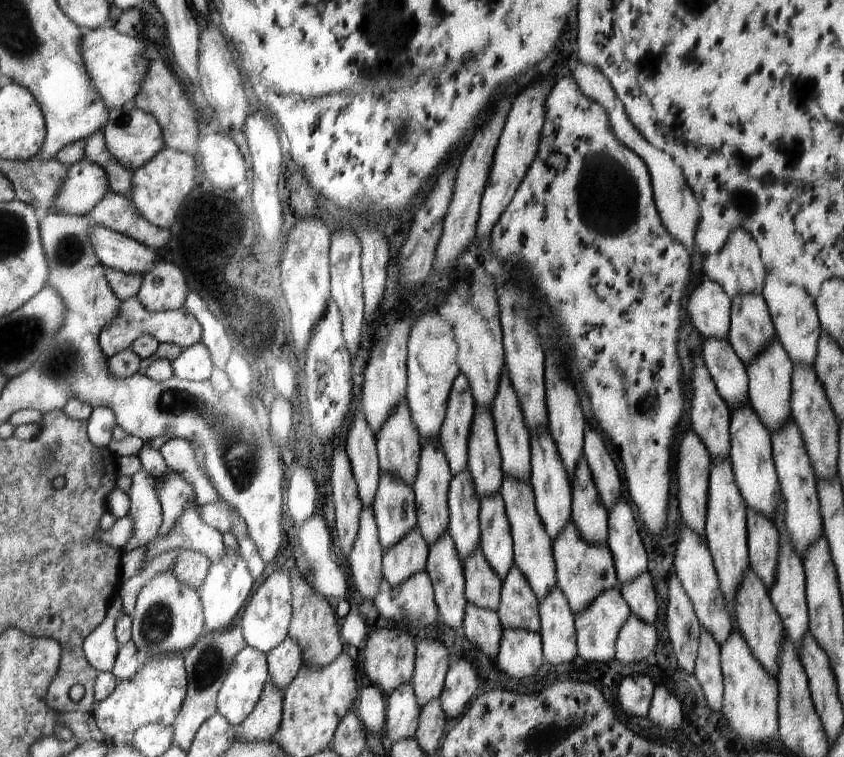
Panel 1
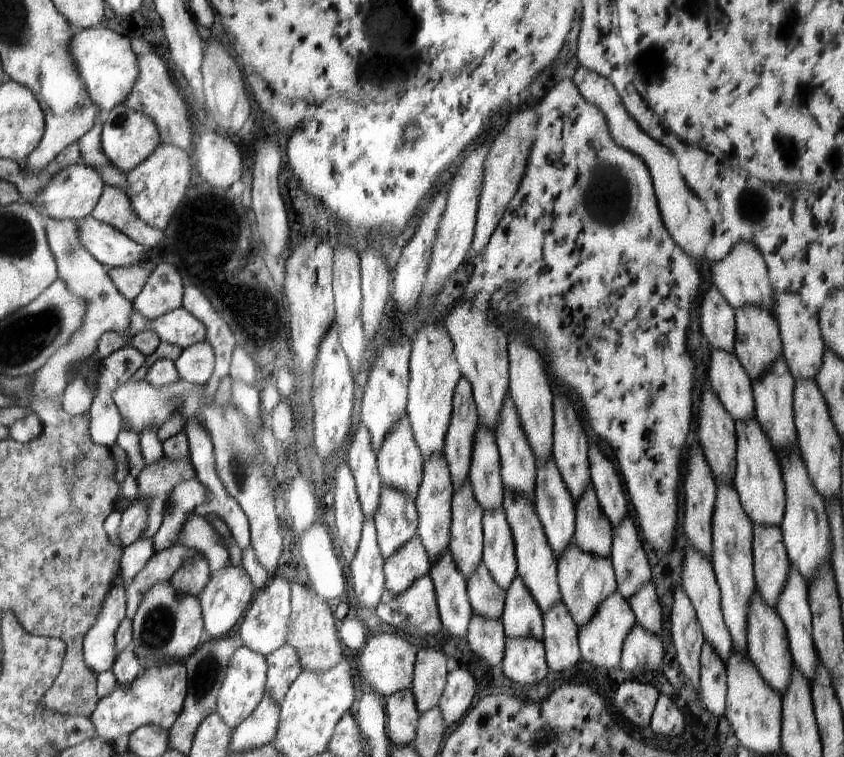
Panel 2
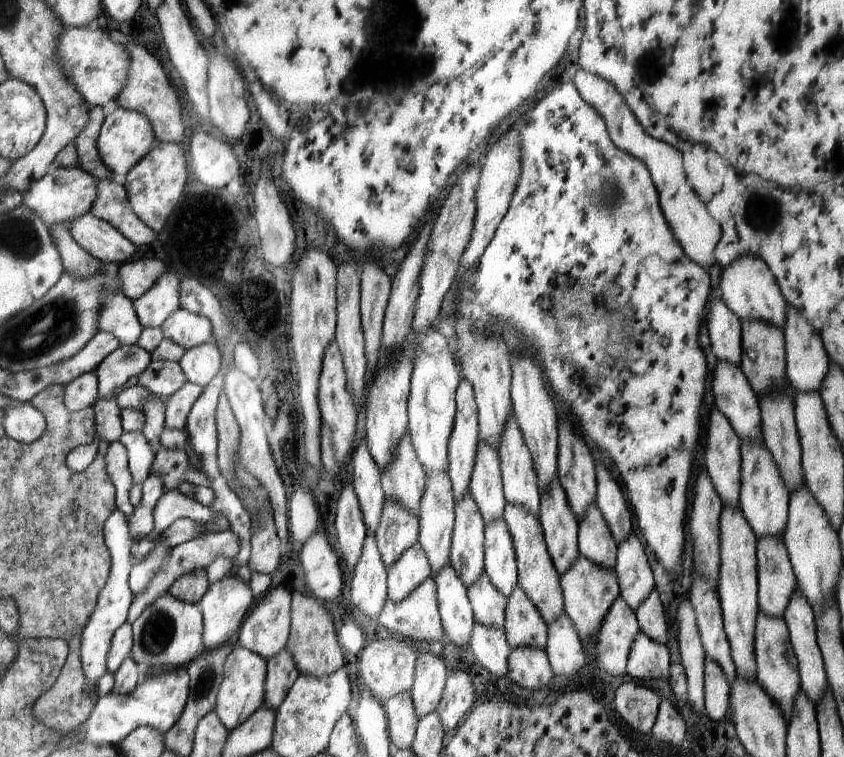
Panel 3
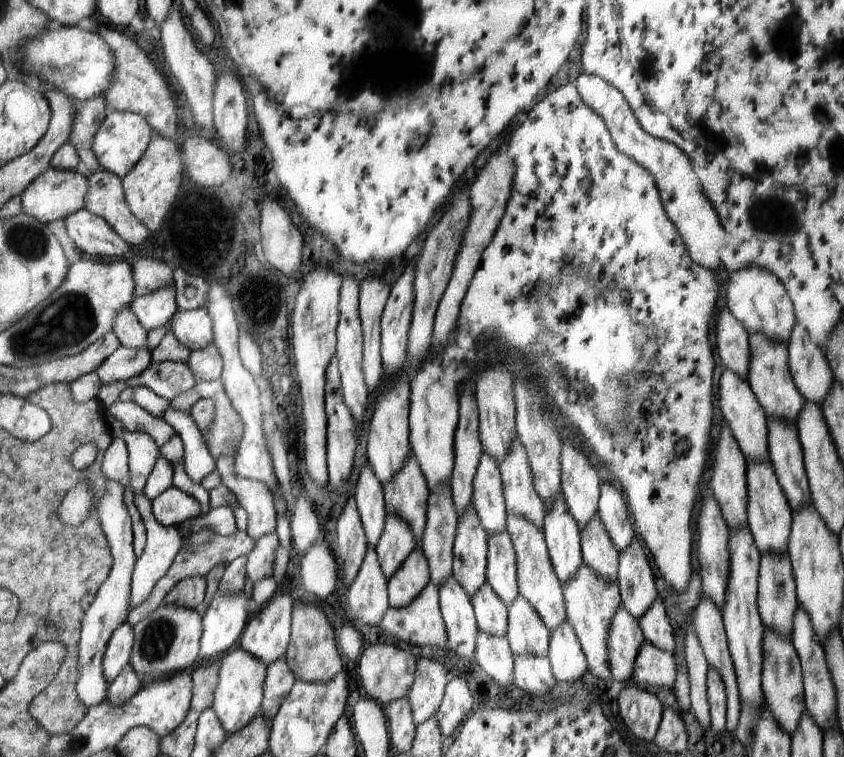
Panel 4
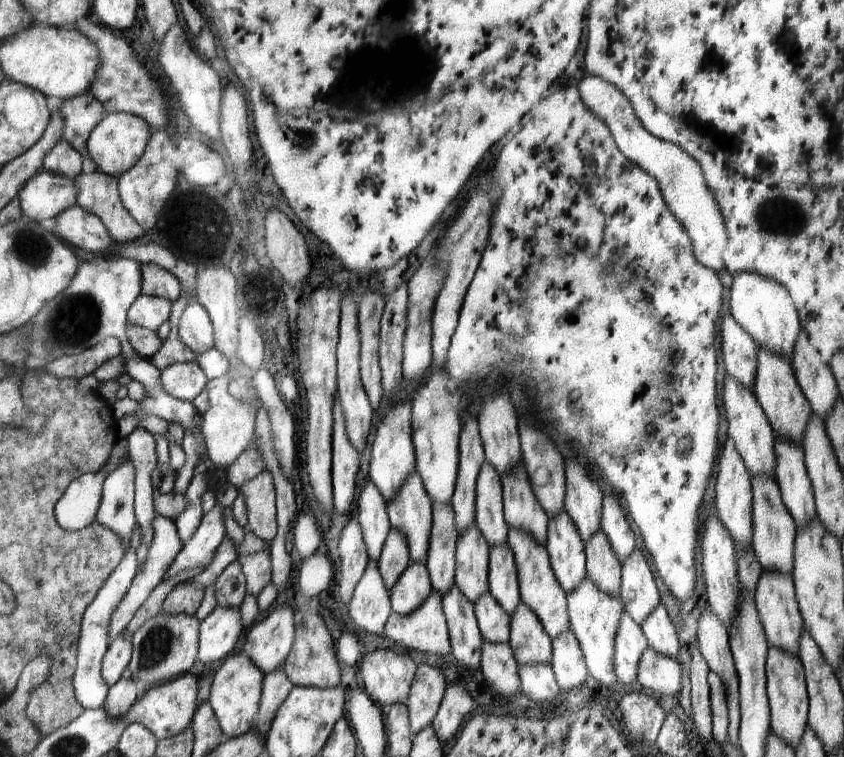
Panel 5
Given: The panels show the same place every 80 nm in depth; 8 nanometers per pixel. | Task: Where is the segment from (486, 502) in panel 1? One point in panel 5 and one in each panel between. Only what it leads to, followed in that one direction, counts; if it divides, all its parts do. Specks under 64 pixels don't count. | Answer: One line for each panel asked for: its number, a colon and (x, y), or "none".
2: (499, 558)
3: (500, 564)
4: (501, 570)
5: (502, 576)

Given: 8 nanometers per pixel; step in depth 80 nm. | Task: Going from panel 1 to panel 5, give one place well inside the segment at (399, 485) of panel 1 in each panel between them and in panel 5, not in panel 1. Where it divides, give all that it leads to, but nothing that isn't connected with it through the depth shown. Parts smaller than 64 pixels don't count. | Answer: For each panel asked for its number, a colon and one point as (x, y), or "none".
2: (396, 521)
3: (399, 529)
4: (397, 540)
5: (394, 558)

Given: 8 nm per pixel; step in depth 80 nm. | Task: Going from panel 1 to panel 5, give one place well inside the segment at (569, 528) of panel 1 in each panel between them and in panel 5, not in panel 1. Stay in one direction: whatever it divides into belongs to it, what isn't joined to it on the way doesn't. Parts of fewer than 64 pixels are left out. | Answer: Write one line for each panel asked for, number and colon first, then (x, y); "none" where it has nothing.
2: (585, 581)
3: (588, 591)
4: (590, 602)
5: (594, 614)

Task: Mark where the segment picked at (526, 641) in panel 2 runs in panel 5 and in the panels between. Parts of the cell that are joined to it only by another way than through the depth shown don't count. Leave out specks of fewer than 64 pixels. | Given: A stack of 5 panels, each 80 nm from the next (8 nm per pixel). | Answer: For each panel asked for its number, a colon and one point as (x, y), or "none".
3: (529, 668)
4: (533, 673)
5: (537, 681)

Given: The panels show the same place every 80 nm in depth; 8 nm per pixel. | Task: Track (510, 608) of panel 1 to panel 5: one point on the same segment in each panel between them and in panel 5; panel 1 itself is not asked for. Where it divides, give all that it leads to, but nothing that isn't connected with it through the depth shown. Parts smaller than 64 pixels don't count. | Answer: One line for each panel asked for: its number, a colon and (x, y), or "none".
2: (521, 618)
3: (524, 626)
4: (527, 635)
5: (530, 643)

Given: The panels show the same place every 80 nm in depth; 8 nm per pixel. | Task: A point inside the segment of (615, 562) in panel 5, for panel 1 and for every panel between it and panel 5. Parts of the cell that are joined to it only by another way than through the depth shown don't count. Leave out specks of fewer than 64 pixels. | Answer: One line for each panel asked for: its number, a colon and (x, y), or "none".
1: (589, 514)
2: (594, 534)
3: (595, 543)
4: (598, 552)

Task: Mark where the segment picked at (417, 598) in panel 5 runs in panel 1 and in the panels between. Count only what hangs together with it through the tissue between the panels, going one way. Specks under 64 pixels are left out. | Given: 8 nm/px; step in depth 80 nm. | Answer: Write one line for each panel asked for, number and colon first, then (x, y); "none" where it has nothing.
1: (410, 555)
2: (404, 568)
3: (412, 569)
4: (407, 582)

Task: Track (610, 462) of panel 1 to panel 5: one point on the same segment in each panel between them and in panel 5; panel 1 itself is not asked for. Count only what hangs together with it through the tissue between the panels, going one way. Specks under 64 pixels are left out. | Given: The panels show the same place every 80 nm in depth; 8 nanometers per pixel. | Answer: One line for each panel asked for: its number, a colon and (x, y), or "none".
2: (603, 477)
3: (610, 501)
4: (612, 509)
5: (613, 522)

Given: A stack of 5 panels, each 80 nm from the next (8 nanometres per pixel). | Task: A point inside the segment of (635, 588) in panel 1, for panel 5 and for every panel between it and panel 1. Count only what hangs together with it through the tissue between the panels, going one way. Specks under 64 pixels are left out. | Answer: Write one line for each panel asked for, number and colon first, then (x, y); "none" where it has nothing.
2: (645, 606)
3: (650, 615)
4: (657, 630)
5: (657, 627)

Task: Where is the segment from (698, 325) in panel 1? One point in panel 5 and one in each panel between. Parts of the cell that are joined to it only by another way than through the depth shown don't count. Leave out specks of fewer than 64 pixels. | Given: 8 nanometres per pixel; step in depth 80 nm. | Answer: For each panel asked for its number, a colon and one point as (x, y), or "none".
2: (717, 319)
3: (725, 329)
4: (732, 340)
5: (740, 352)

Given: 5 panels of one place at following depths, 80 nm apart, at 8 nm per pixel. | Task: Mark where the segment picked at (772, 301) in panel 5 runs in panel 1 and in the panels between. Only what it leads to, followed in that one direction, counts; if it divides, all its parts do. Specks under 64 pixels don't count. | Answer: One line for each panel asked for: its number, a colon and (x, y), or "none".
1: (737, 267)
2: (742, 278)
3: (749, 290)
4: (756, 298)

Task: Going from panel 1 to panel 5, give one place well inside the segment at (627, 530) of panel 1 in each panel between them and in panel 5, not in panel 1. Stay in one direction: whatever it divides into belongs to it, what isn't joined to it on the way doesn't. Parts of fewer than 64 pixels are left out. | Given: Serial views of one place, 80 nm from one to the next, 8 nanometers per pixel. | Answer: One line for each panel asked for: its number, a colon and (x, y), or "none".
2: (632, 570)
3: (635, 579)
4: (635, 579)
5: (639, 594)

